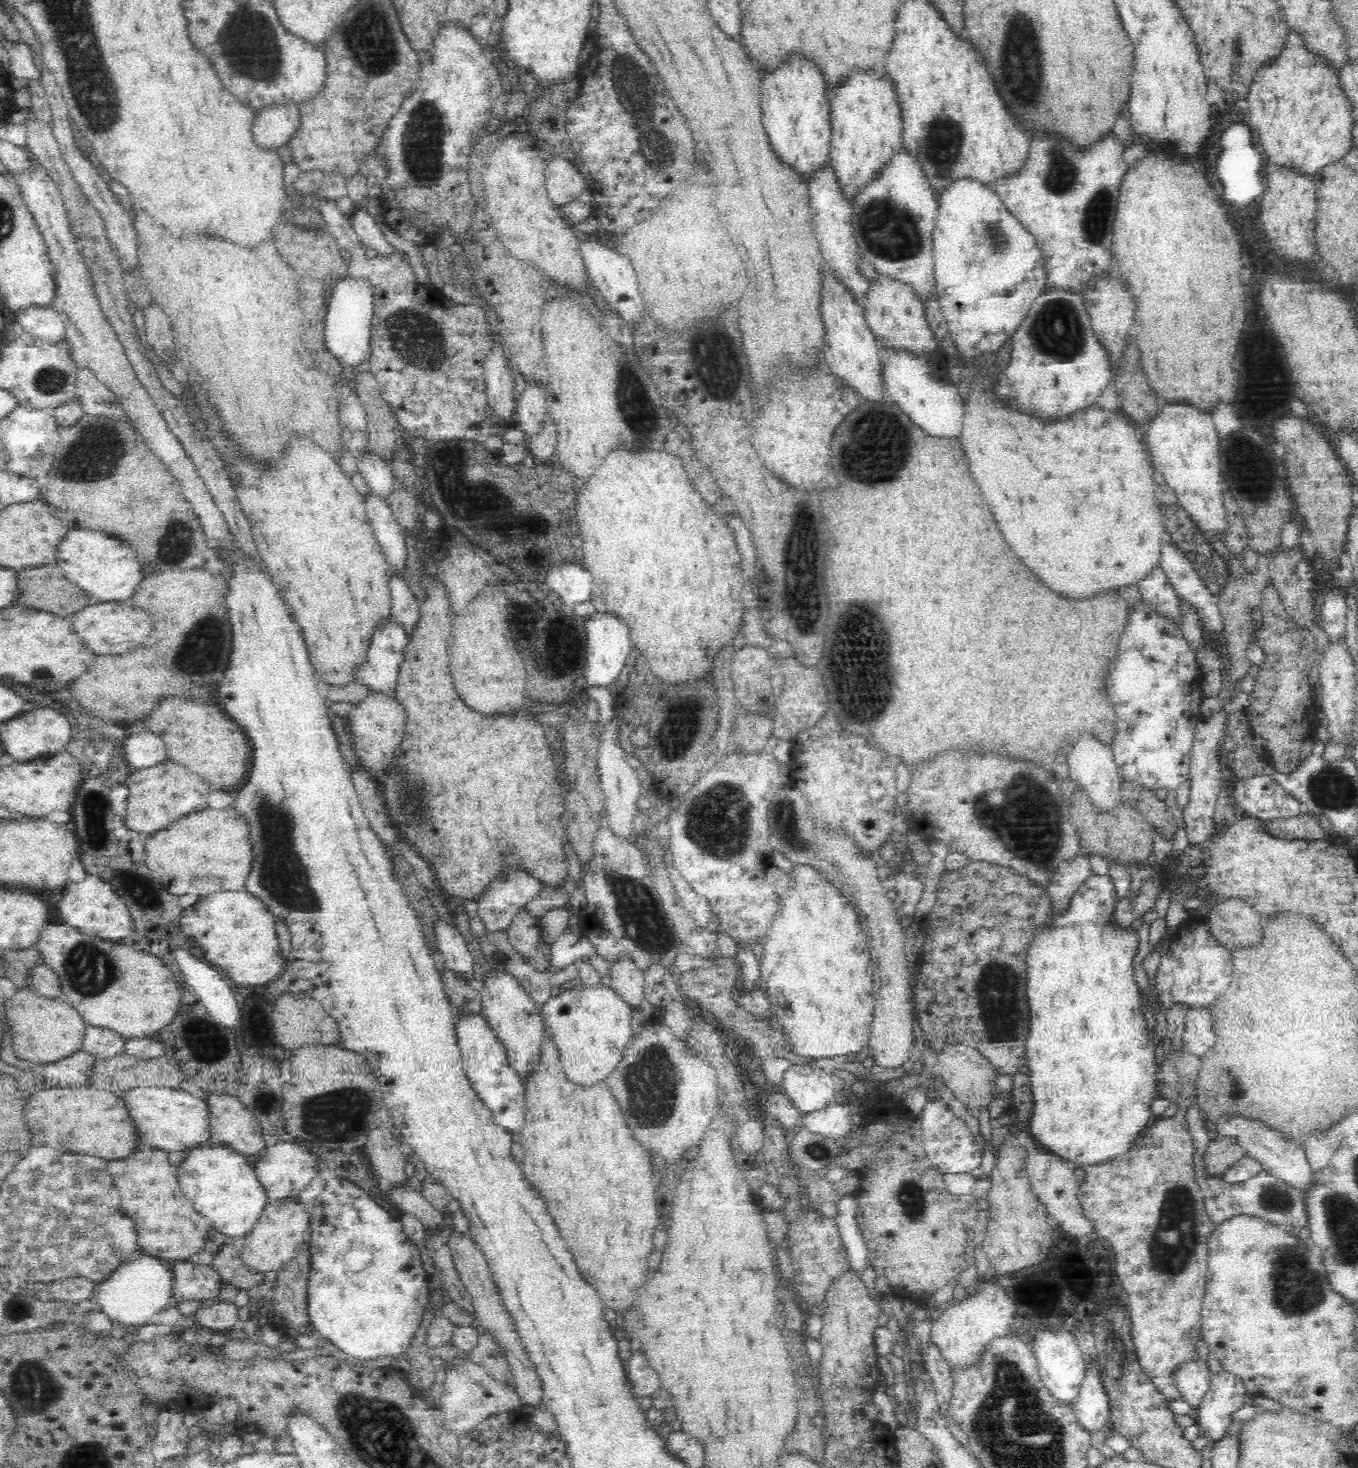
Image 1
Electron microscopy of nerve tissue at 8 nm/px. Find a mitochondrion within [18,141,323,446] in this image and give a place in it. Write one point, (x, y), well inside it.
(49, 380)

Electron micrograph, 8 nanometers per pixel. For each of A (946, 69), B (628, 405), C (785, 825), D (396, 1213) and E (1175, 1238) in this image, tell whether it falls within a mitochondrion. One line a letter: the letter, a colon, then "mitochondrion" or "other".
A: other
B: mitochondrion
C: mitochondrion
D: other
E: mitochondrion

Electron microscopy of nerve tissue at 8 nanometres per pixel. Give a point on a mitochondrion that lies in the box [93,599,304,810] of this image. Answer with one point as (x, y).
(201, 649)

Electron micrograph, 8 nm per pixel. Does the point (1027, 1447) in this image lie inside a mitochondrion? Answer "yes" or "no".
yes

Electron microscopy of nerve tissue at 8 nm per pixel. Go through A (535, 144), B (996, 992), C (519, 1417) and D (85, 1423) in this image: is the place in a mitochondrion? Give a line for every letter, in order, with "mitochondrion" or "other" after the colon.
A: other
B: mitochondrion
C: other
D: other

